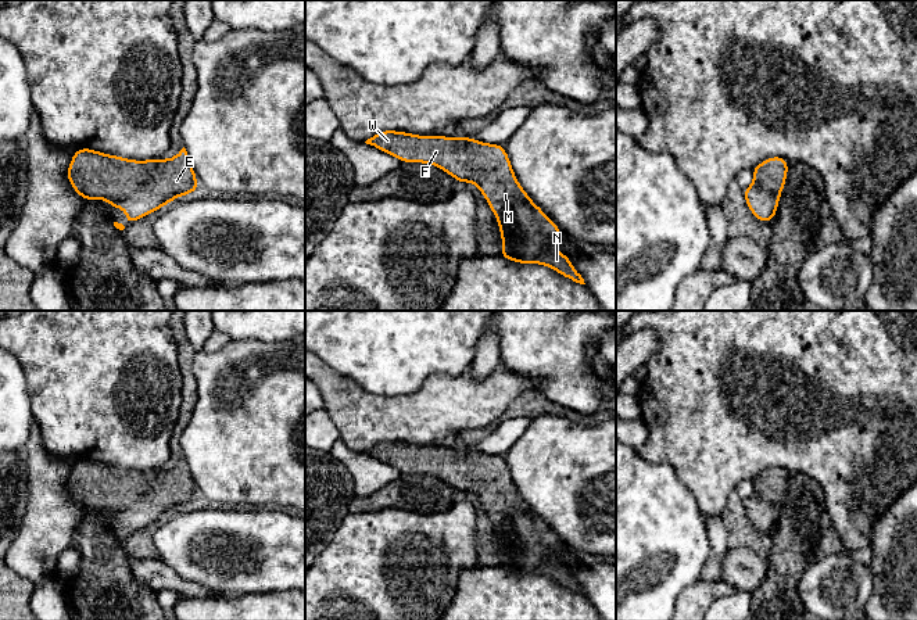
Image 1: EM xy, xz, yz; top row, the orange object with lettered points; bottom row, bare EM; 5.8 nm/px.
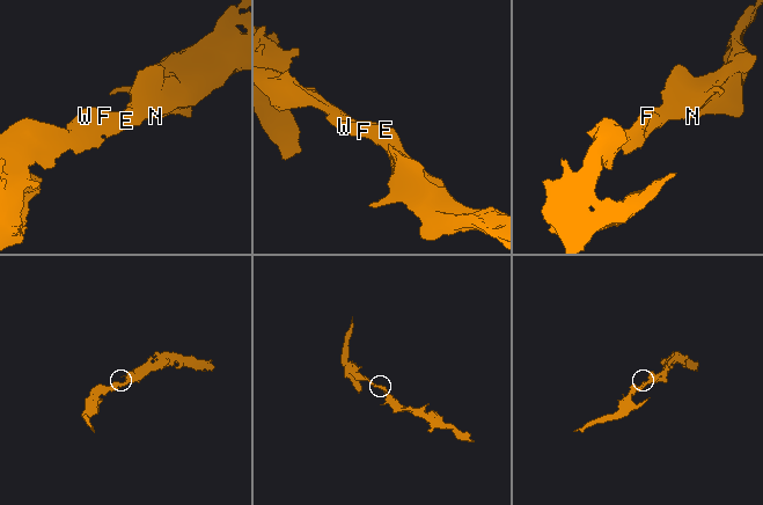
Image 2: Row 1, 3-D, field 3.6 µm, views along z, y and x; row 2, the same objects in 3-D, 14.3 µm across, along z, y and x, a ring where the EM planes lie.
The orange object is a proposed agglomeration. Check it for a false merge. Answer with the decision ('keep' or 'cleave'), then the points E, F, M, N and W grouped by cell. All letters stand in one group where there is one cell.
keep; E F M N W

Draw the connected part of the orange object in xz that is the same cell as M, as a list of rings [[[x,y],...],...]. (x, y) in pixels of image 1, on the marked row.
[[[383,130],[365,141],[401,162],[431,164],[459,183],[476,184],[498,219],[501,255],[512,262],[540,264],[585,284],[570,258],[556,251],[562,230],[519,184],[502,144],[472,137],[419,136]]]

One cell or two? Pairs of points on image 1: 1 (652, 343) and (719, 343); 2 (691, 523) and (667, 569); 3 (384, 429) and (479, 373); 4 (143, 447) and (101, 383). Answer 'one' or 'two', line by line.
1: two
2: one
3: two
4: one

